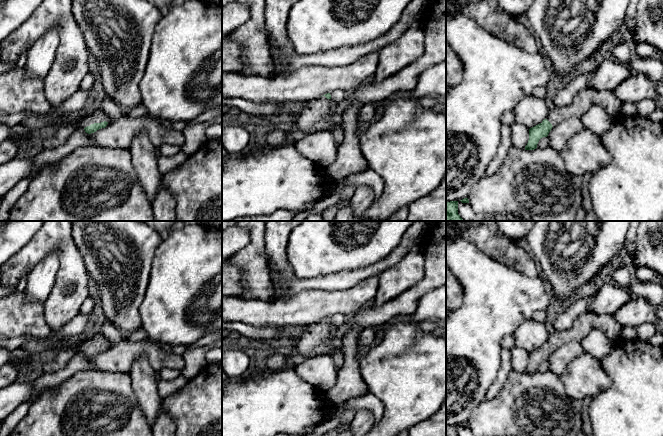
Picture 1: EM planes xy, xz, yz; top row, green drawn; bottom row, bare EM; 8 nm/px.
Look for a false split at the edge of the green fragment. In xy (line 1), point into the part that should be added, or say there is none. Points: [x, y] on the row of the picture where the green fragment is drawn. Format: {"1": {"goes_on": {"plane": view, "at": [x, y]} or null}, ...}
{"1": {"goes_on": {"plane": "xy", "at": [98, 116]}}}

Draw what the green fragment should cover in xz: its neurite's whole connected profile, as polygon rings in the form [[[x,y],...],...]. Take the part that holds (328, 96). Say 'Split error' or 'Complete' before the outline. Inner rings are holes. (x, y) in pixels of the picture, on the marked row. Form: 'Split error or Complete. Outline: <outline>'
Split error. Outline: [[[330,93],[306,102],[304,110],[297,118],[297,125],[303,132],[312,130],[321,120],[328,116],[334,106]]]

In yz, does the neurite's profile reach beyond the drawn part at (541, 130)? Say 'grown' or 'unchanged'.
grown

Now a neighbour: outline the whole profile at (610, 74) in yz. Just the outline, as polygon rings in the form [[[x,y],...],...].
[[[614,60],[604,61],[595,75],[588,81],[587,87],[596,91],[614,91],[625,79],[633,73],[632,69]]]

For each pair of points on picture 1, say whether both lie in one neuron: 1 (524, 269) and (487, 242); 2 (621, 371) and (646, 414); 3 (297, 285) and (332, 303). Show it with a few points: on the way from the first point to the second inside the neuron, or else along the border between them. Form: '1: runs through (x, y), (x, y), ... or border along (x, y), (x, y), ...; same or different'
1: runs through (515, 260), (507, 252), (496, 246); same
2: runs through (632, 382), (646, 396), (646, 403); same
3: border along (328, 290), (302, 290), (283, 298); different

